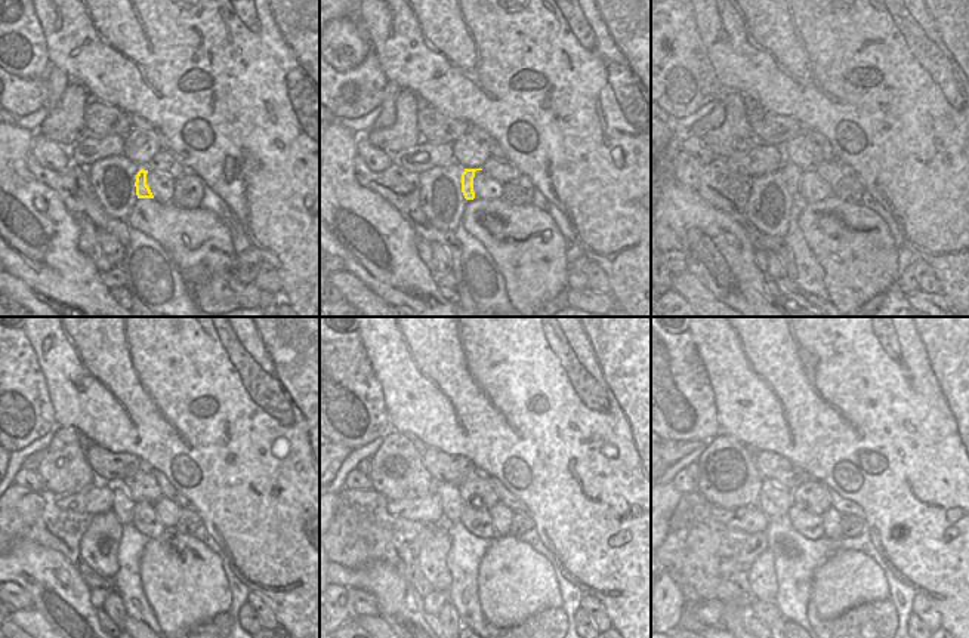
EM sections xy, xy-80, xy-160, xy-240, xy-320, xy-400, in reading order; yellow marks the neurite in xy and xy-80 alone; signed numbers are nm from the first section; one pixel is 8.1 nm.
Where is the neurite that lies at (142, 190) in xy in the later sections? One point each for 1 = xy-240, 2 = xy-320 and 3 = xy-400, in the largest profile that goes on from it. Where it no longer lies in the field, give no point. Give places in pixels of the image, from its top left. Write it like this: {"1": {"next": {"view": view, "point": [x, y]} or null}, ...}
{"1": {"next": {"view": "xy-240", "point": [122, 504]}}, "2": {"next": {"view": "xy-320", "point": [448, 493]}}, "3": {"next": {"view": "xy-400", "point": [774, 501]}}}

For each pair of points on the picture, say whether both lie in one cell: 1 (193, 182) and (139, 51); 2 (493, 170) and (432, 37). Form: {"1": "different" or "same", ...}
{"1": "different", "2": "different"}

